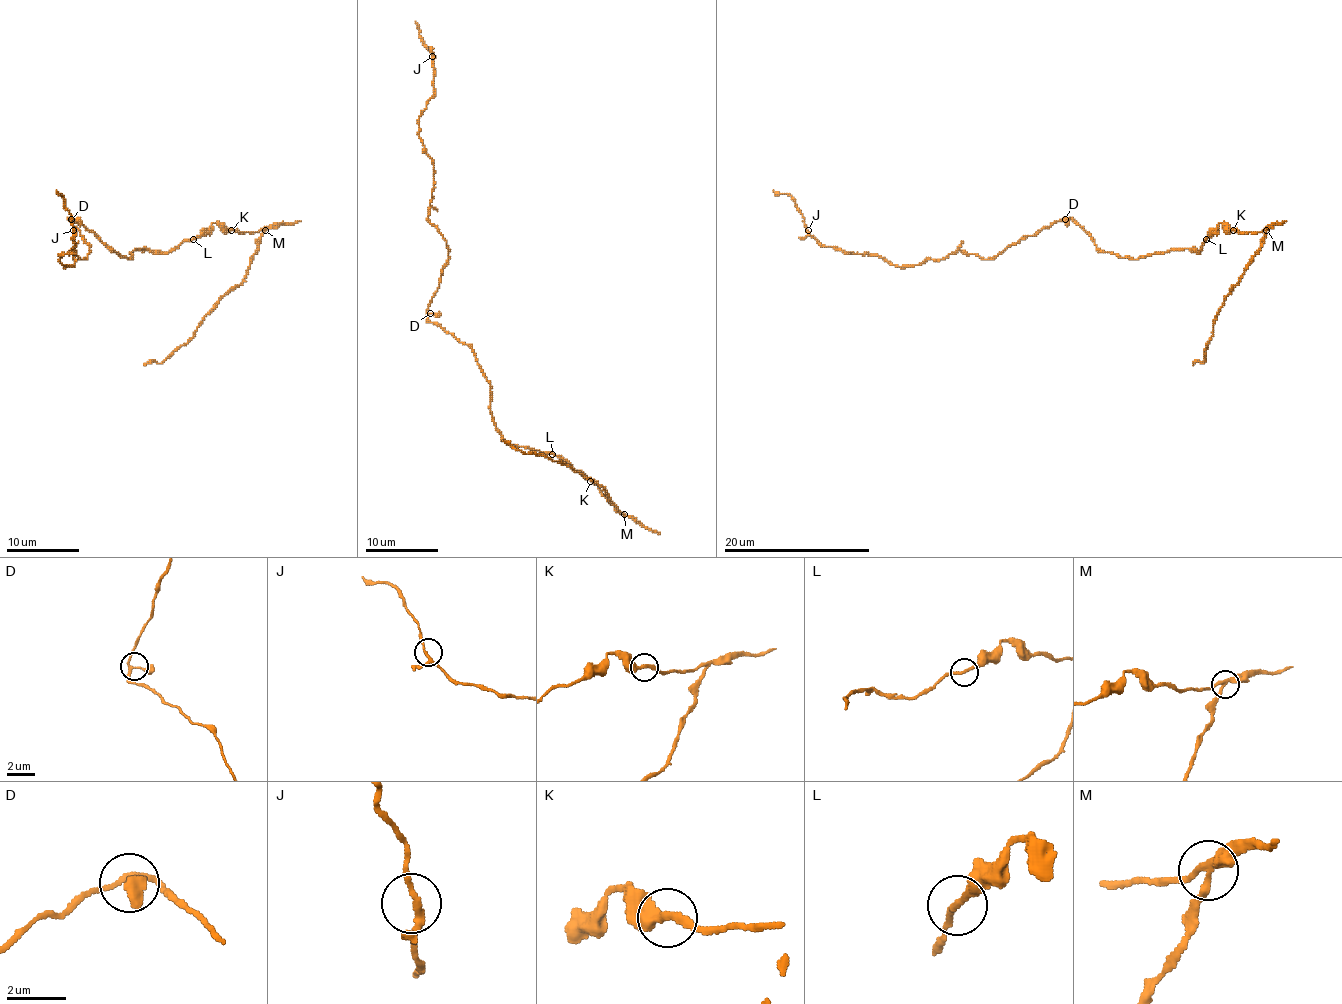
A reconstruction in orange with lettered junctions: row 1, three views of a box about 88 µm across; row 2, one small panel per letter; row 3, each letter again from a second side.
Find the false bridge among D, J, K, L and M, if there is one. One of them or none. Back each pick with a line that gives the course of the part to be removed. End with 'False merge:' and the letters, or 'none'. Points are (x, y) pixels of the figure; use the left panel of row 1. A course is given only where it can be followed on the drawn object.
M: foreign part runs (264, 230), (246, 278), (219, 301), (186, 343), (164, 360), (144, 365)
False merge: M

